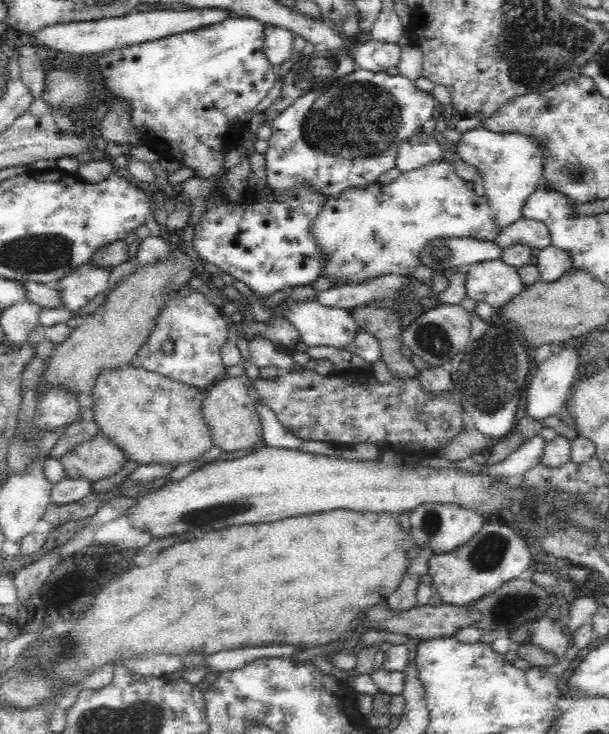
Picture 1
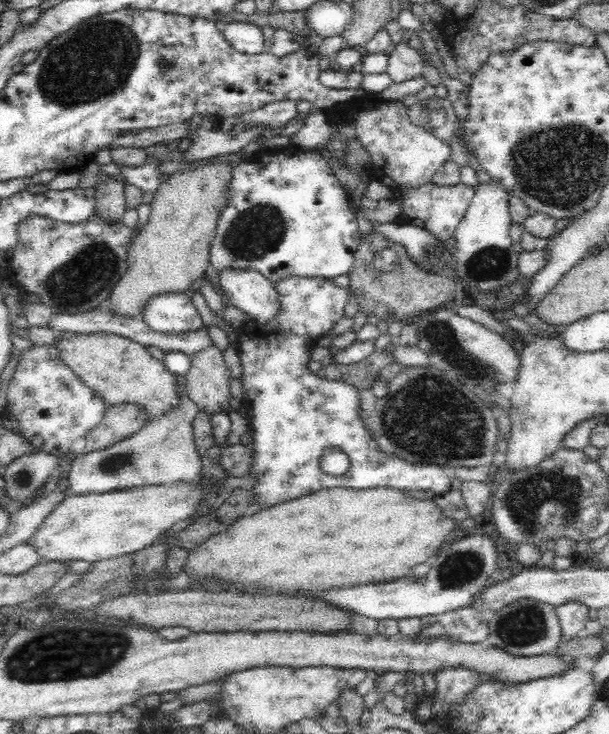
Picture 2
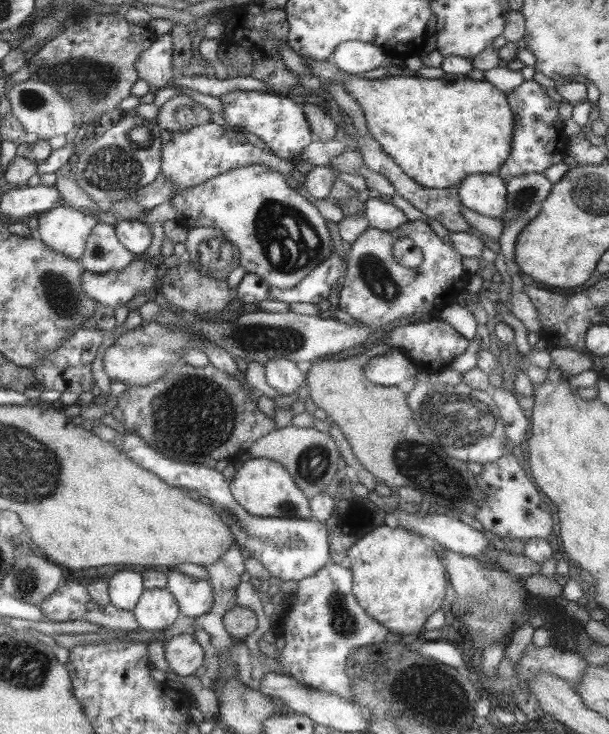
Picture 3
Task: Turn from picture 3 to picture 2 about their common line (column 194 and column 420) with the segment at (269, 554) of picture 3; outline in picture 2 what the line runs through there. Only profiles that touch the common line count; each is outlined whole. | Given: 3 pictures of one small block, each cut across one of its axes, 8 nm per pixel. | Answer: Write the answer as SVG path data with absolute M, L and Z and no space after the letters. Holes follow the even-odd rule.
M291 276L286 277L284 280L272 281L274 288L278 291L279 296L279 313L274 318L267 321L266 324L260 323L262 330L239 330L237 351L241 358L242 368L244 368L244 398L240 401L246 404L246 408L252 408L252 418L250 419L250 428L252 430L252 436L254 436L254 454L252 463L252 474L254 478L258 480L256 486L254 486L254 494L256 494L256 506L276 506L280 503L288 502L294 498L300 498L322 489L344 487L356 490L368 489L368 488L393 488L401 490L430 490L434 492L435 496L441 496L451 490L452 477L451 474L439 467L438 465L426 465L424 464L412 464L408 461L404 462L401 458L396 455L384 454L384 452L378 452L376 450L375 441L369 436L369 432L366 431L364 422L361 421L360 415L360 399L358 398L358 389L354 388L353 385L344 384L342 382L328 381L324 377L318 377L316 374L310 374L306 370L306 362L310 358L310 352L312 350L312 342L322 338L322 334L327 334L333 329L334 324L338 323L344 316L344 309L346 304L349 302L349 292L346 288L338 287L332 283L331 279L319 279L318 277L299 277ZM326 448L336 448L346 454L348 457L348 470L340 476L330 476L326 474L320 466L320 457L326 452Z

